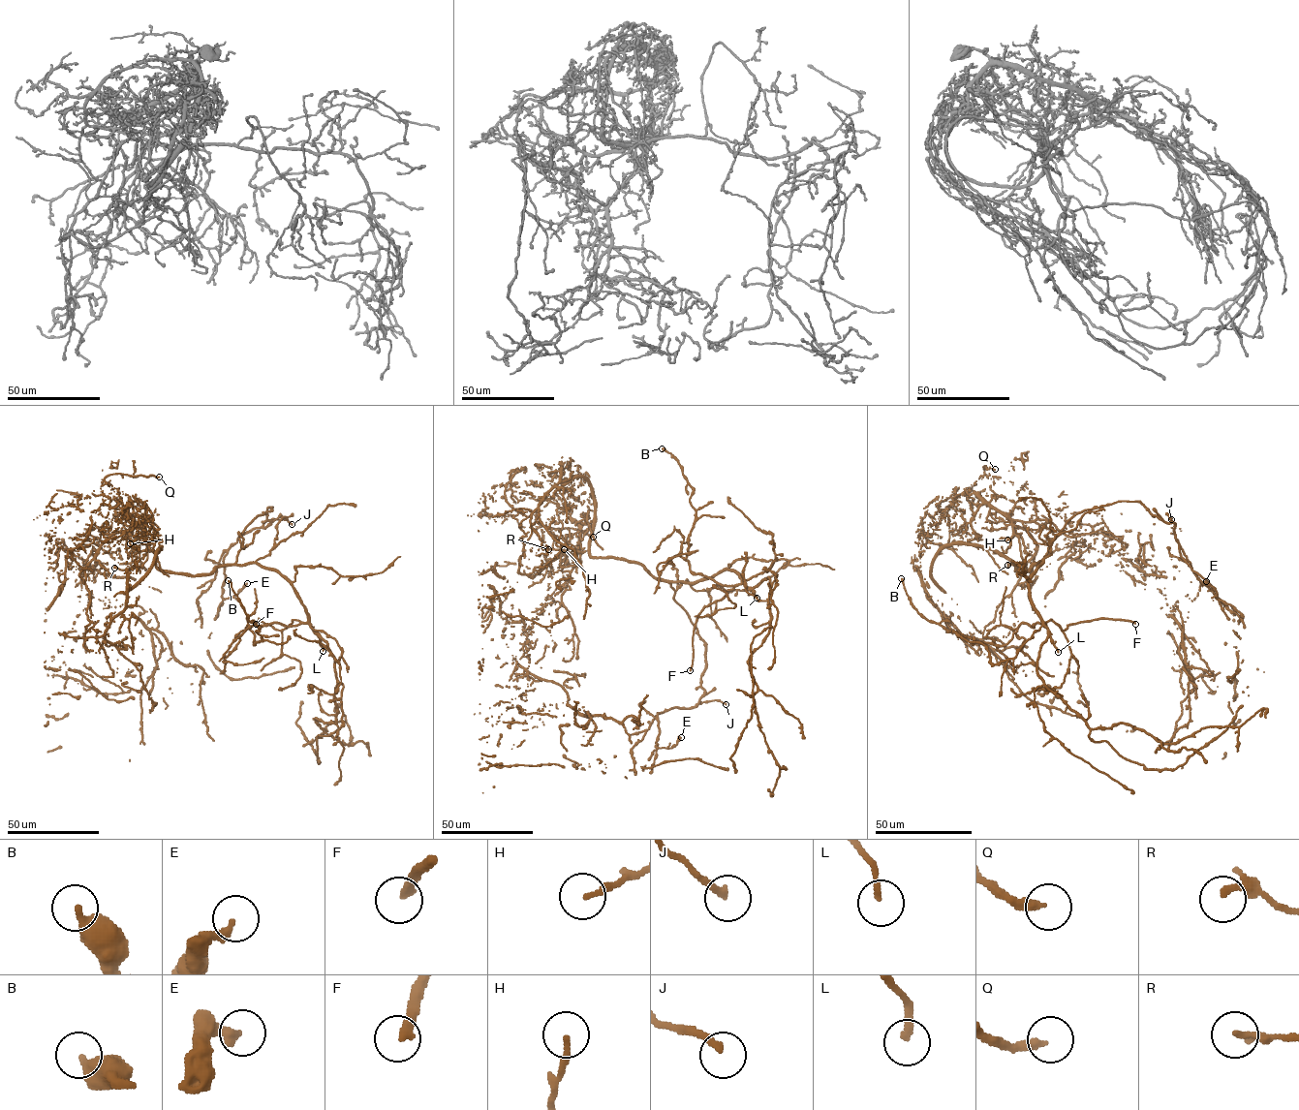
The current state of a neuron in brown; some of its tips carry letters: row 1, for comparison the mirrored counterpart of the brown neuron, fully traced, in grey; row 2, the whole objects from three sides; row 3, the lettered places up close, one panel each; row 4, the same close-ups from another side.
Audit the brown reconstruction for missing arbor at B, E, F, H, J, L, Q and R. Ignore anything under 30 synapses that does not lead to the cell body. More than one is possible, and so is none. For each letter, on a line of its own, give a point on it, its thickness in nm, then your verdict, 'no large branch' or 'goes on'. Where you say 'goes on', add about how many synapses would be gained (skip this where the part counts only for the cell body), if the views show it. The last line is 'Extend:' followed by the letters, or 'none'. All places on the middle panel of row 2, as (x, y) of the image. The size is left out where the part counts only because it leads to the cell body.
B: (662, 448) | 400 nm | goes on | 30 syn
E: (681, 737) | 320 nm | no large branch
F: (690, 670) | 240 nm | goes on | 300 syn
H: (564, 549) | 200 nm | no large branch
J: (726, 704) | 220 nm | no large branch
L: (757, 598) | 160 nm | goes on | 35 syn
Q: (593, 537) | 280 nm | goes on | 50 syn
R: (548, 549) | 150 nm | no large branch
Extend: B, F, L, Q

